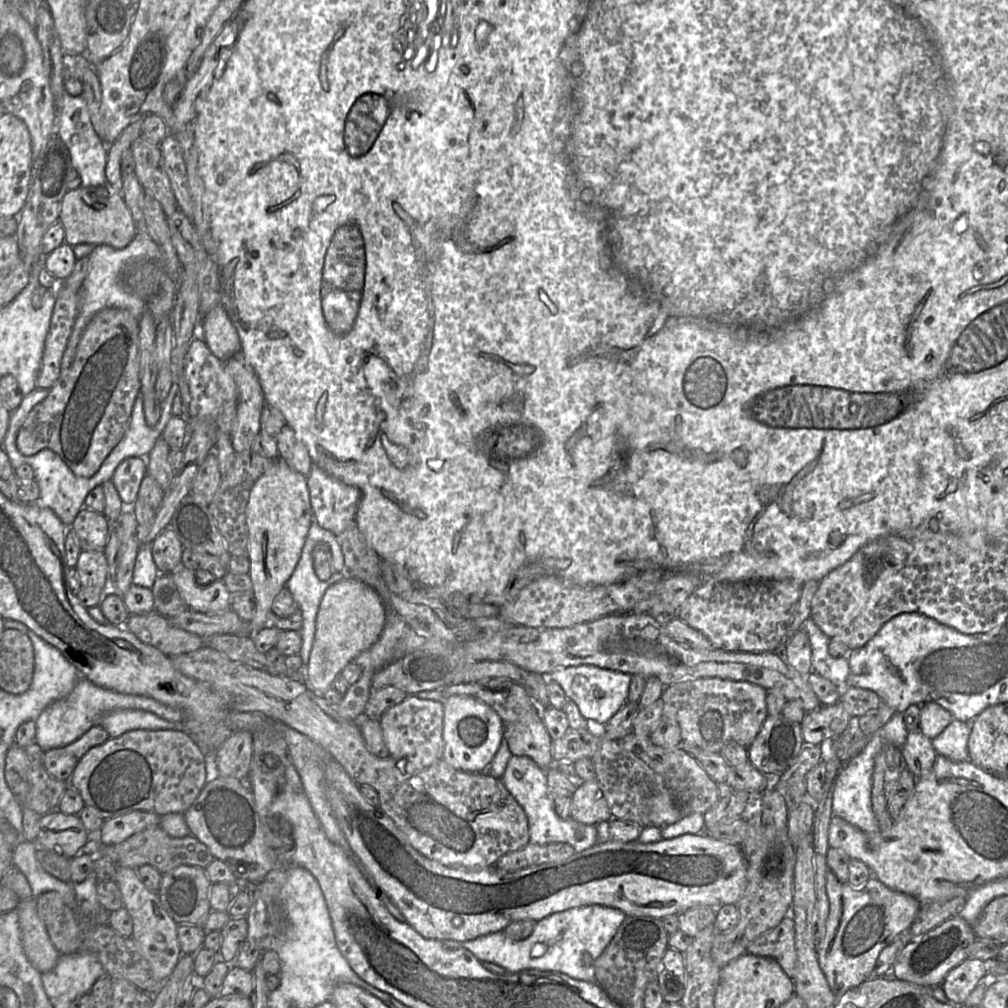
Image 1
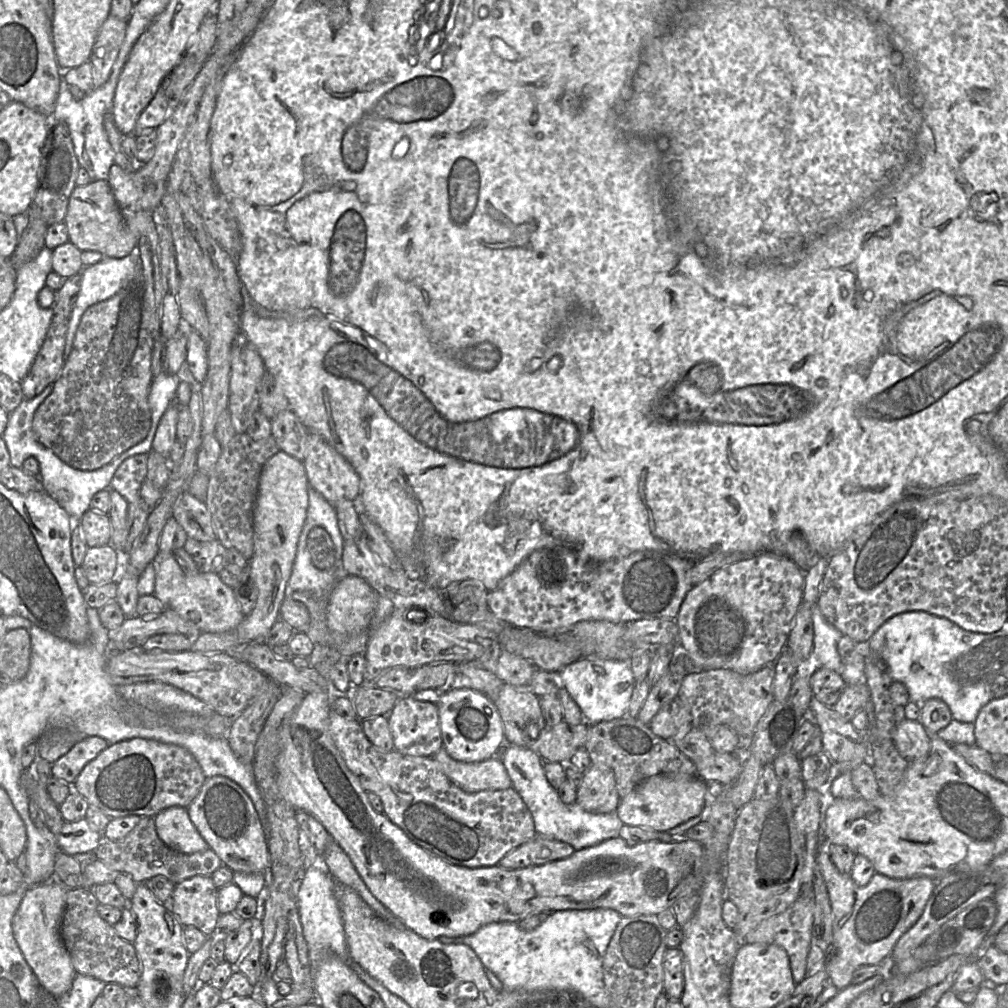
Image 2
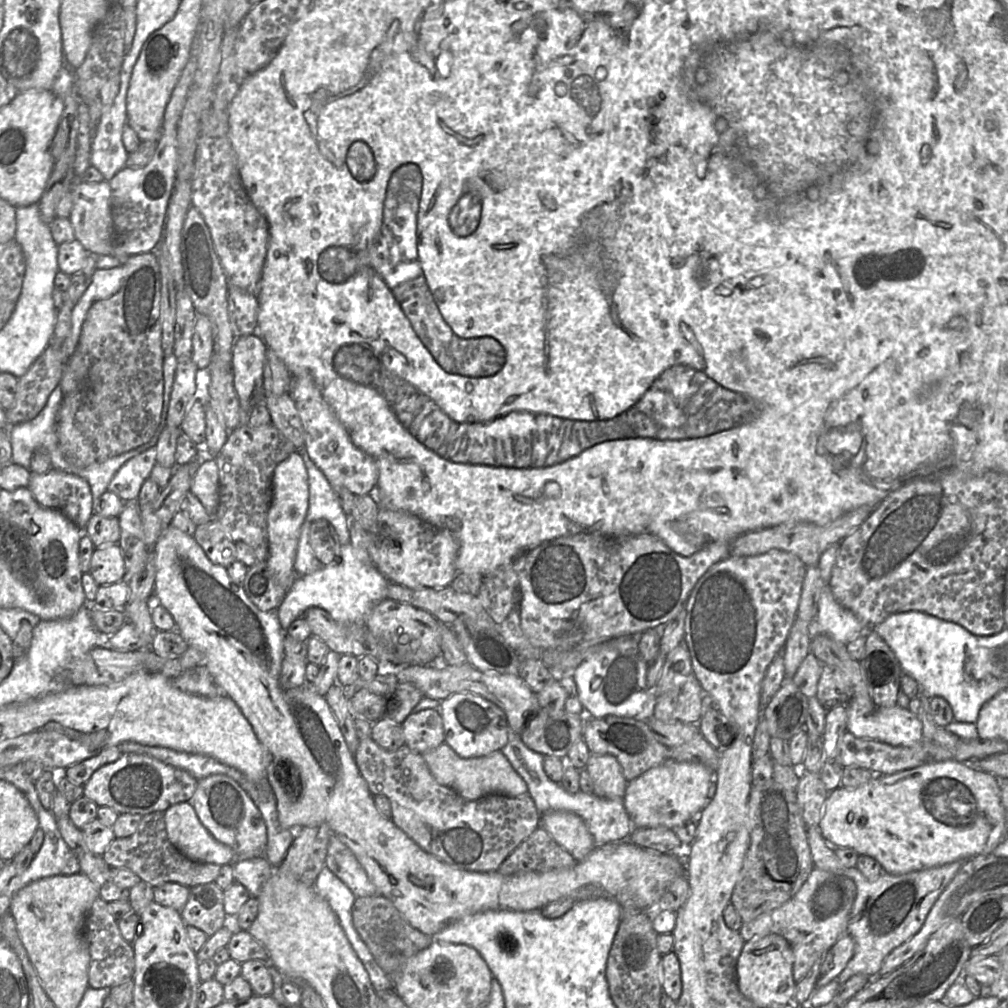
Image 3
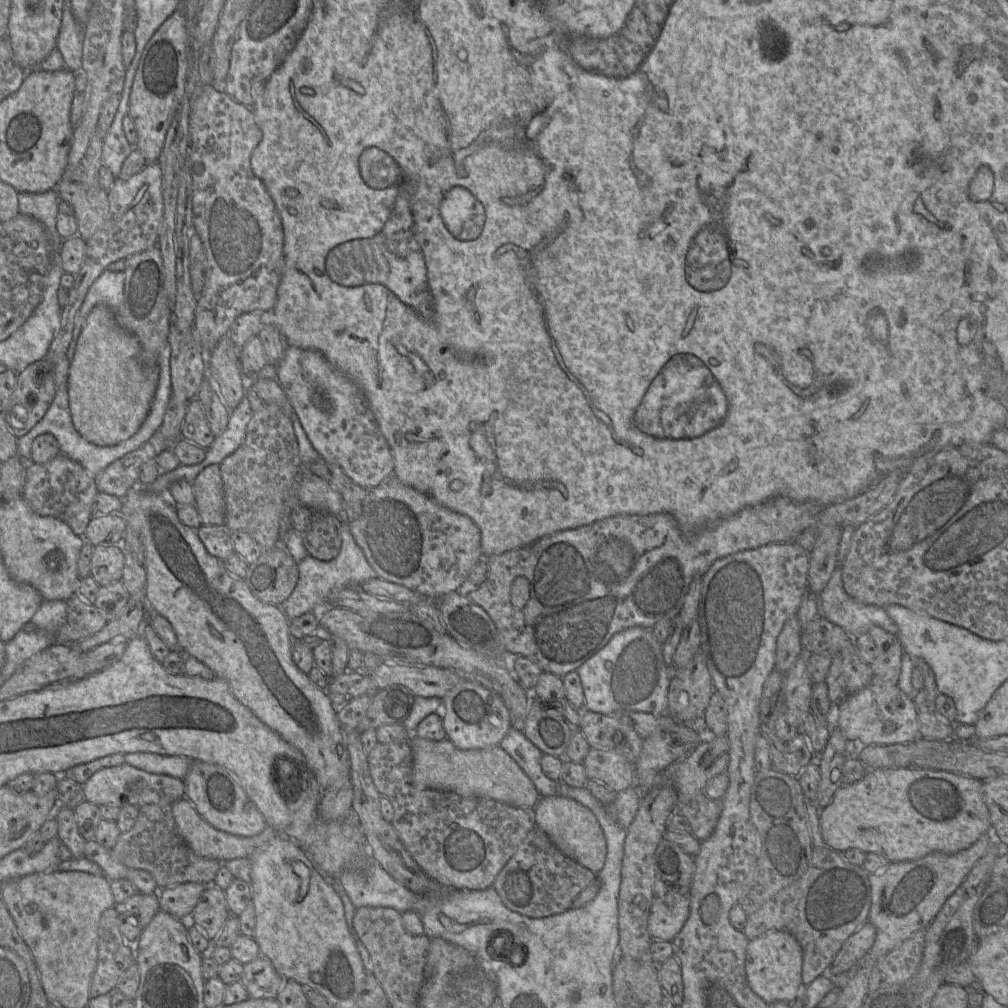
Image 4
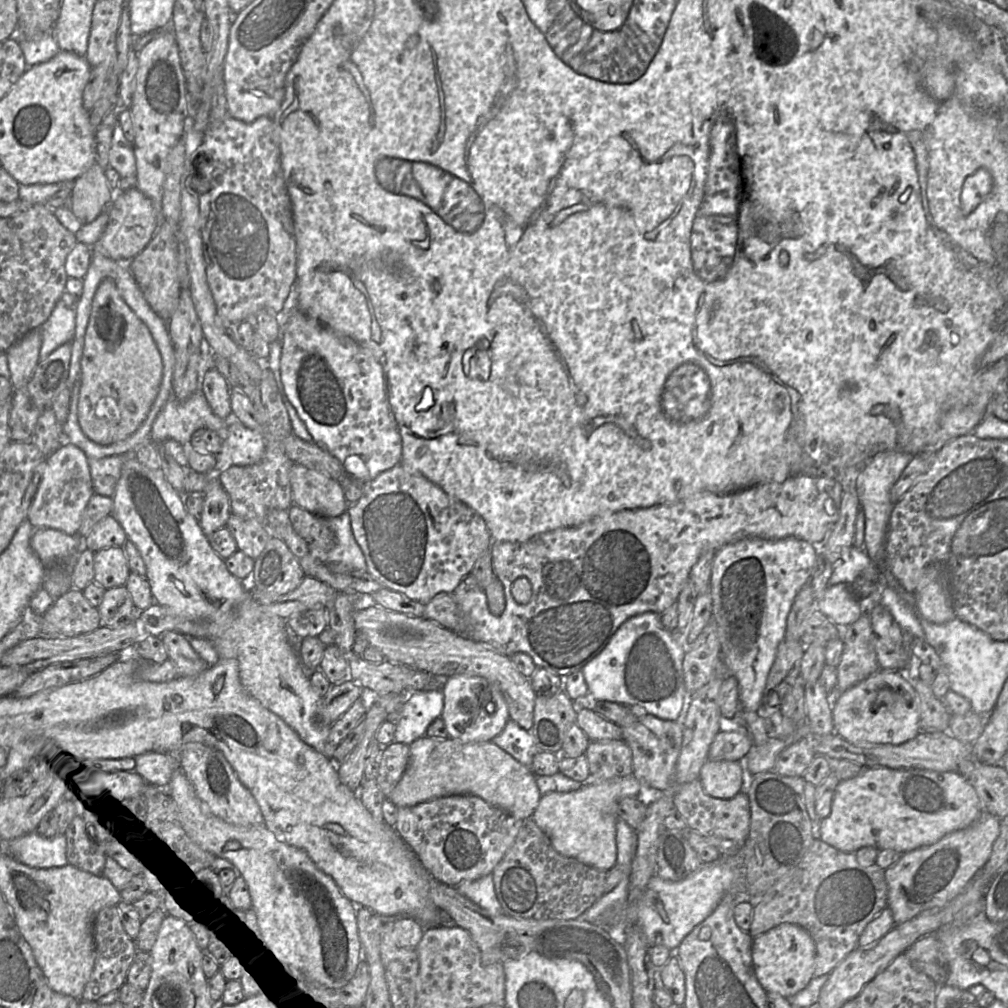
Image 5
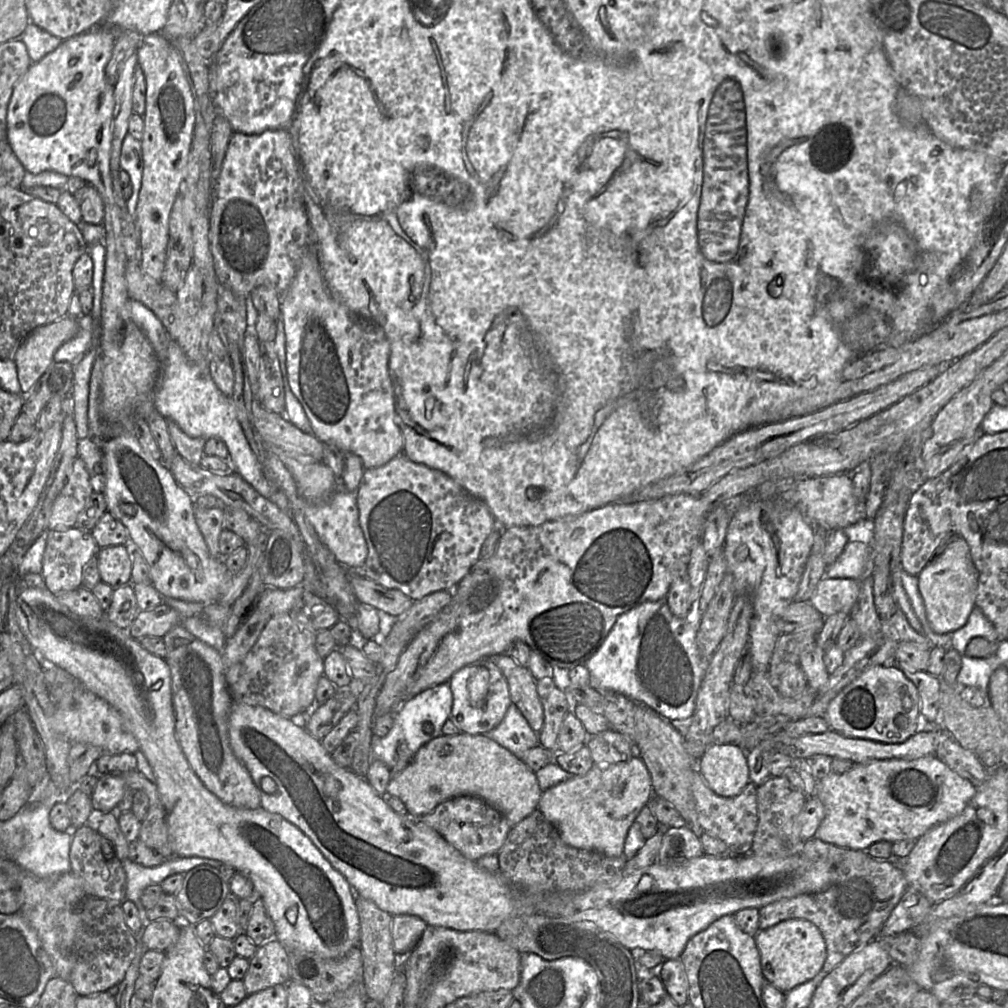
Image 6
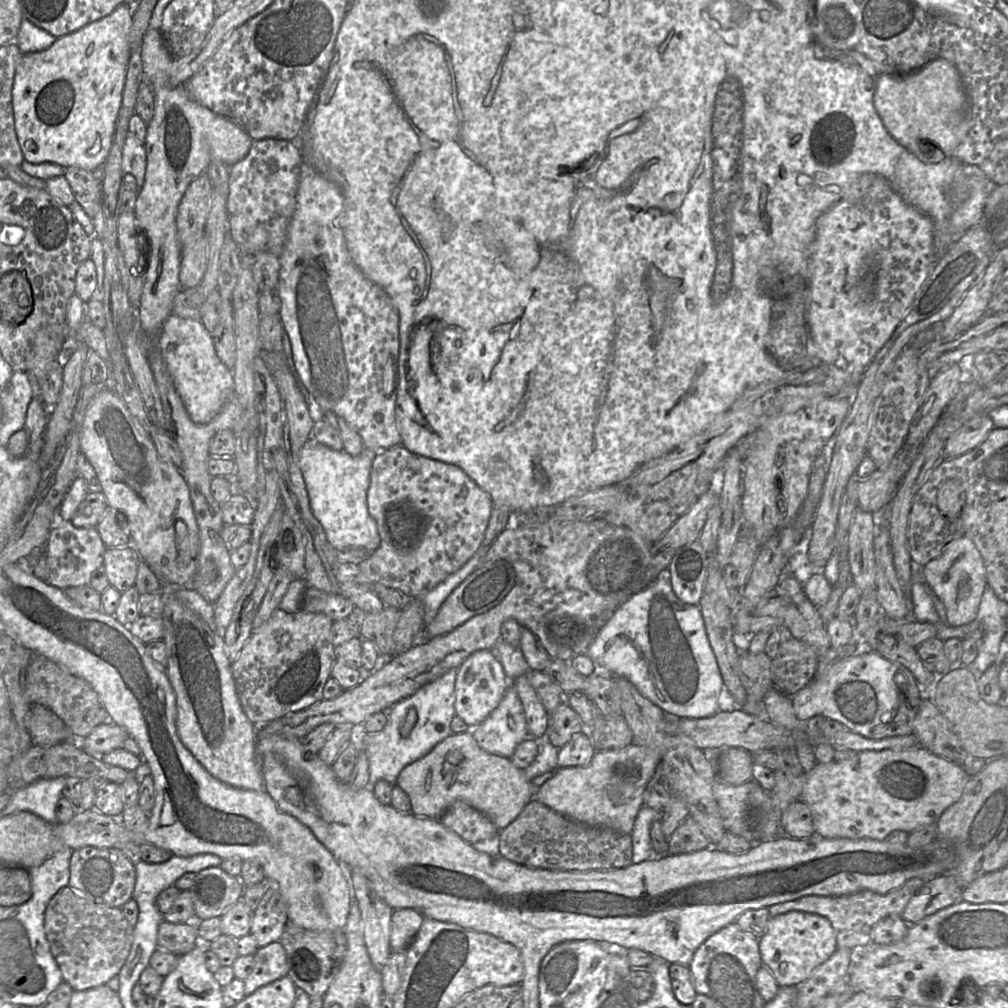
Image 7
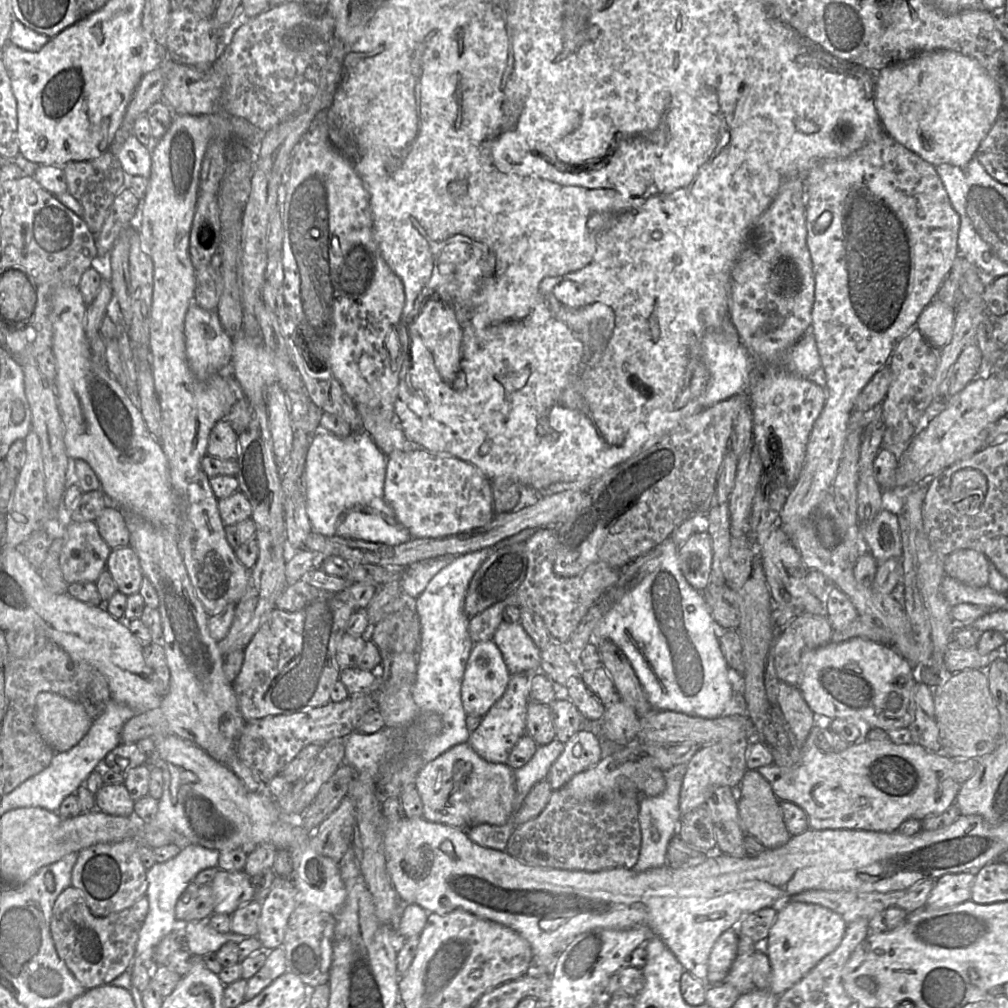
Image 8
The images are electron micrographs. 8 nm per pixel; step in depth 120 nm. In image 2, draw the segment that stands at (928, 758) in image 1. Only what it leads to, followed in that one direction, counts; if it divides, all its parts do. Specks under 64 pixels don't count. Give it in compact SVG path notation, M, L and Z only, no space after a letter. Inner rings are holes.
M905 718L896 724L893 741L900 755L909 762L925 757L930 750L929 733L919 721Z

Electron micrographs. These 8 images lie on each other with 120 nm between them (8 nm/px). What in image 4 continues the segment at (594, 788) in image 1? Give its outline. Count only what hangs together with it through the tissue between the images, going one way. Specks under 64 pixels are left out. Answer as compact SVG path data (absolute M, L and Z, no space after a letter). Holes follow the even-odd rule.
M590 747L583 763L588 779L602 782L616 792L636 784L635 764L614 750Z

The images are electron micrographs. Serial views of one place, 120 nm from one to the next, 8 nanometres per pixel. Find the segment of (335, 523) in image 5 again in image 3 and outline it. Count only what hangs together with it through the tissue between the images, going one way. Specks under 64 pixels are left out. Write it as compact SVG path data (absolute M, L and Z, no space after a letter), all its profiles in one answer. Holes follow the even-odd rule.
M348 542L341 546L340 554L332 563L319 570L296 577L292 587L287 592L276 614L284 632L291 623L302 617L311 607L324 609L339 623L364 623L373 607L387 598L387 588L390 581L383 576L373 563L361 561Z

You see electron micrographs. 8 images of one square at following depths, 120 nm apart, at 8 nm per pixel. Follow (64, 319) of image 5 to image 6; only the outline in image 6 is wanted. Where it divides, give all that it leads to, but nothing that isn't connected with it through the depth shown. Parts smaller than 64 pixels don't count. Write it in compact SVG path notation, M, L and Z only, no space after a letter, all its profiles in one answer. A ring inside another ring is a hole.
M90 314L78 317L79 331L69 341L62 344L54 354L55 362L70 362L74 366L93 347L97 347L99 319L93 320Z

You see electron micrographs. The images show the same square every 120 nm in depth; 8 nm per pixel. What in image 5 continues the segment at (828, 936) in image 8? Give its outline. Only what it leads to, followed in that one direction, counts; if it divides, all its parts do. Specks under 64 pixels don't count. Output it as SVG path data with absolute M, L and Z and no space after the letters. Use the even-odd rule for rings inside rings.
M783 923L753 938L752 962L757 980L768 993L792 998L811 981L815 969L815 943L802 927Z

